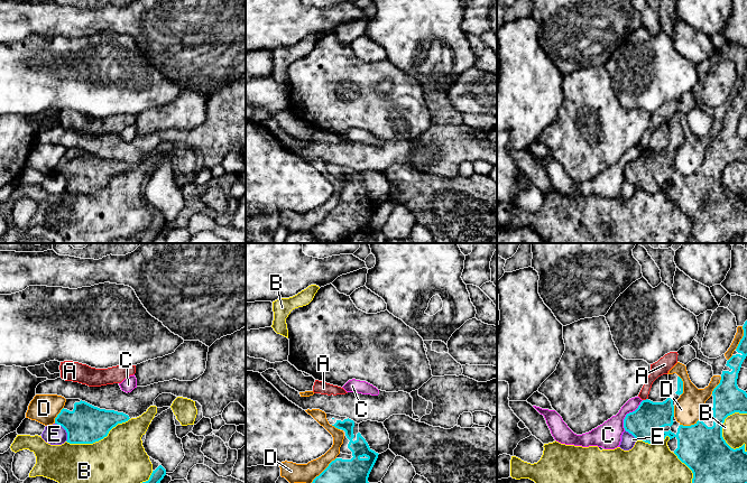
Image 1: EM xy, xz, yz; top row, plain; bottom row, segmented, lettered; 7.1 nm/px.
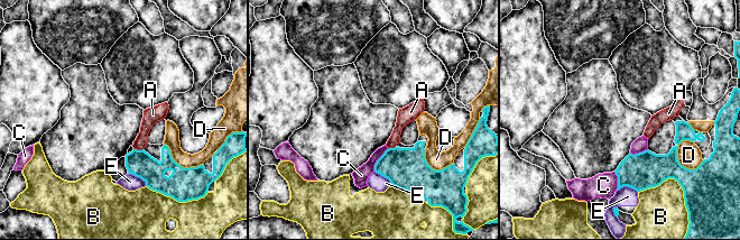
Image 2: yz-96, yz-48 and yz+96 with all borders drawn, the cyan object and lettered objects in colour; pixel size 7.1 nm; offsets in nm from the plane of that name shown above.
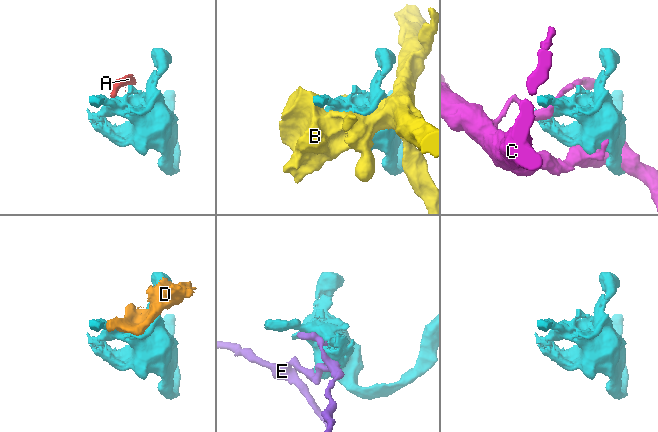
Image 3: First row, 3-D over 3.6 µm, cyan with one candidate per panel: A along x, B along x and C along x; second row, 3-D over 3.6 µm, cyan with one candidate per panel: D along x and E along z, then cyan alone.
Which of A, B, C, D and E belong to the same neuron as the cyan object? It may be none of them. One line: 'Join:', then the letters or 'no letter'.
Join: no letter

